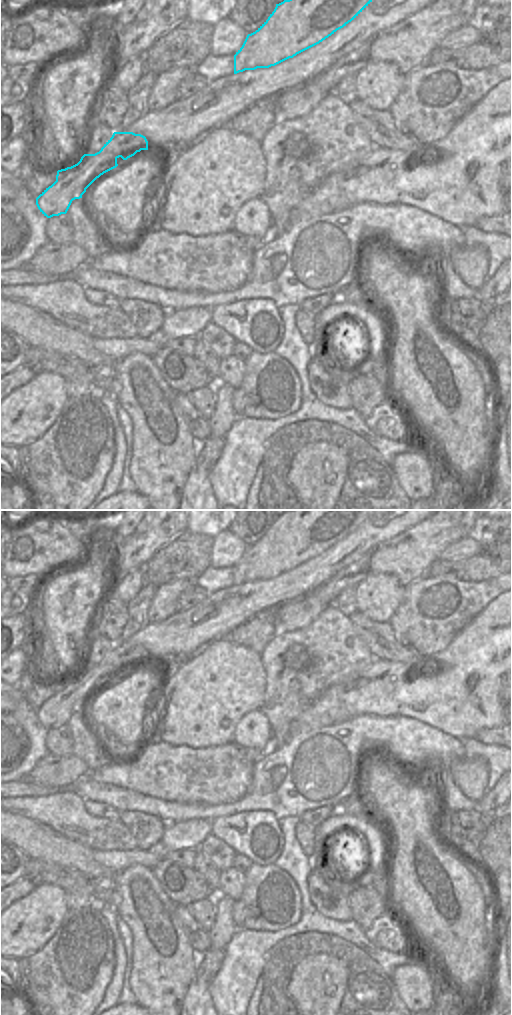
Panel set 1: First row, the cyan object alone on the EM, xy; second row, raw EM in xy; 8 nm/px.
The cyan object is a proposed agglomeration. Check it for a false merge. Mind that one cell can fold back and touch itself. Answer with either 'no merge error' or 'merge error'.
merge error

